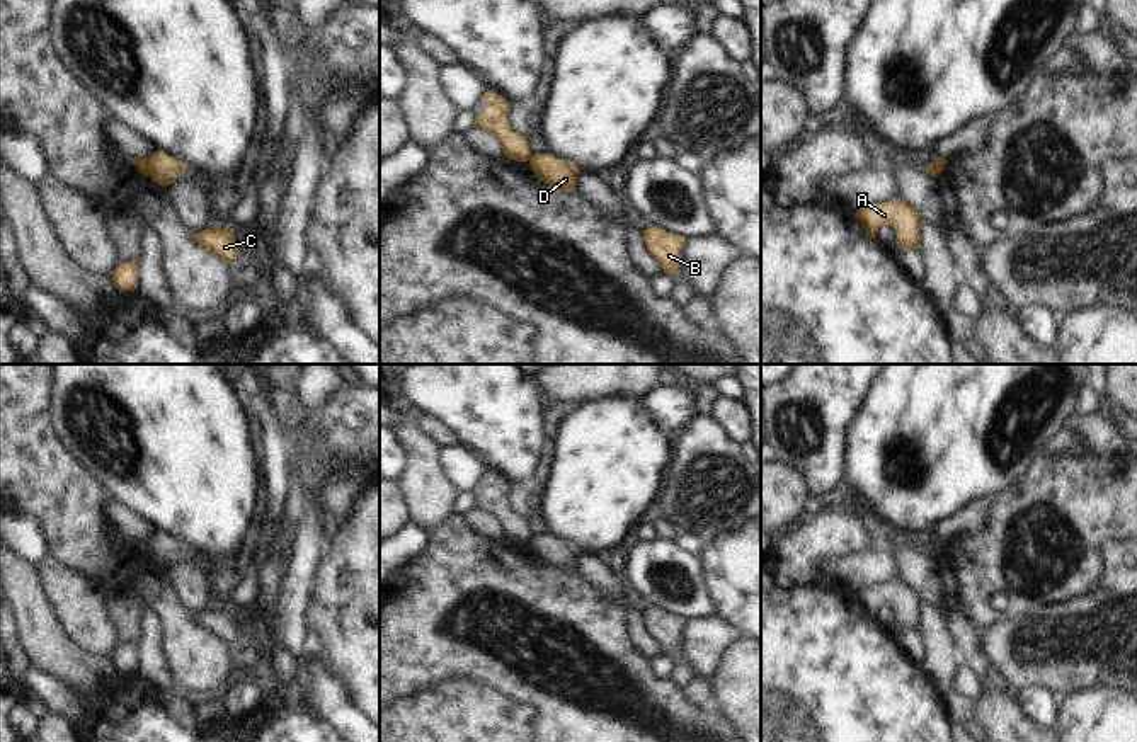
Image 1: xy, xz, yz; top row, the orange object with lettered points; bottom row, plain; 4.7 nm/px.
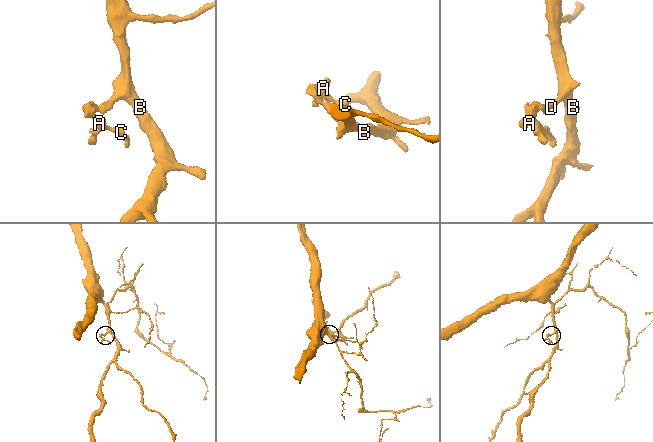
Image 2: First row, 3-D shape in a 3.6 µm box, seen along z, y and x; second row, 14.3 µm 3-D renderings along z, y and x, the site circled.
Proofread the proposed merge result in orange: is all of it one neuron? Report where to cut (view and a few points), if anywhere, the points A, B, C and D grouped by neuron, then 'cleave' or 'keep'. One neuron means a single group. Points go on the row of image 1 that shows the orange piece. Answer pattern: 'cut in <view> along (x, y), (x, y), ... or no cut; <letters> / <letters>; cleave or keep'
cut in xy along (147, 160), (150, 174); A C / B D; cleave

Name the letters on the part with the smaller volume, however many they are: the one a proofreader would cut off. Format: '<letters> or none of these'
A, C.

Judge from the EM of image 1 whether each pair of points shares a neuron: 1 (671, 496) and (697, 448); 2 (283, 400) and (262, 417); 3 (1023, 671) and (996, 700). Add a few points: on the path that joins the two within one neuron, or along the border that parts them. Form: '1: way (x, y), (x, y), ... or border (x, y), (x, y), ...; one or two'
1: way (683, 484), (697, 470), (697, 460); one
2: border (251, 387), (266, 395), (288, 445); two
3: border (993, 674), (1015, 693); two

